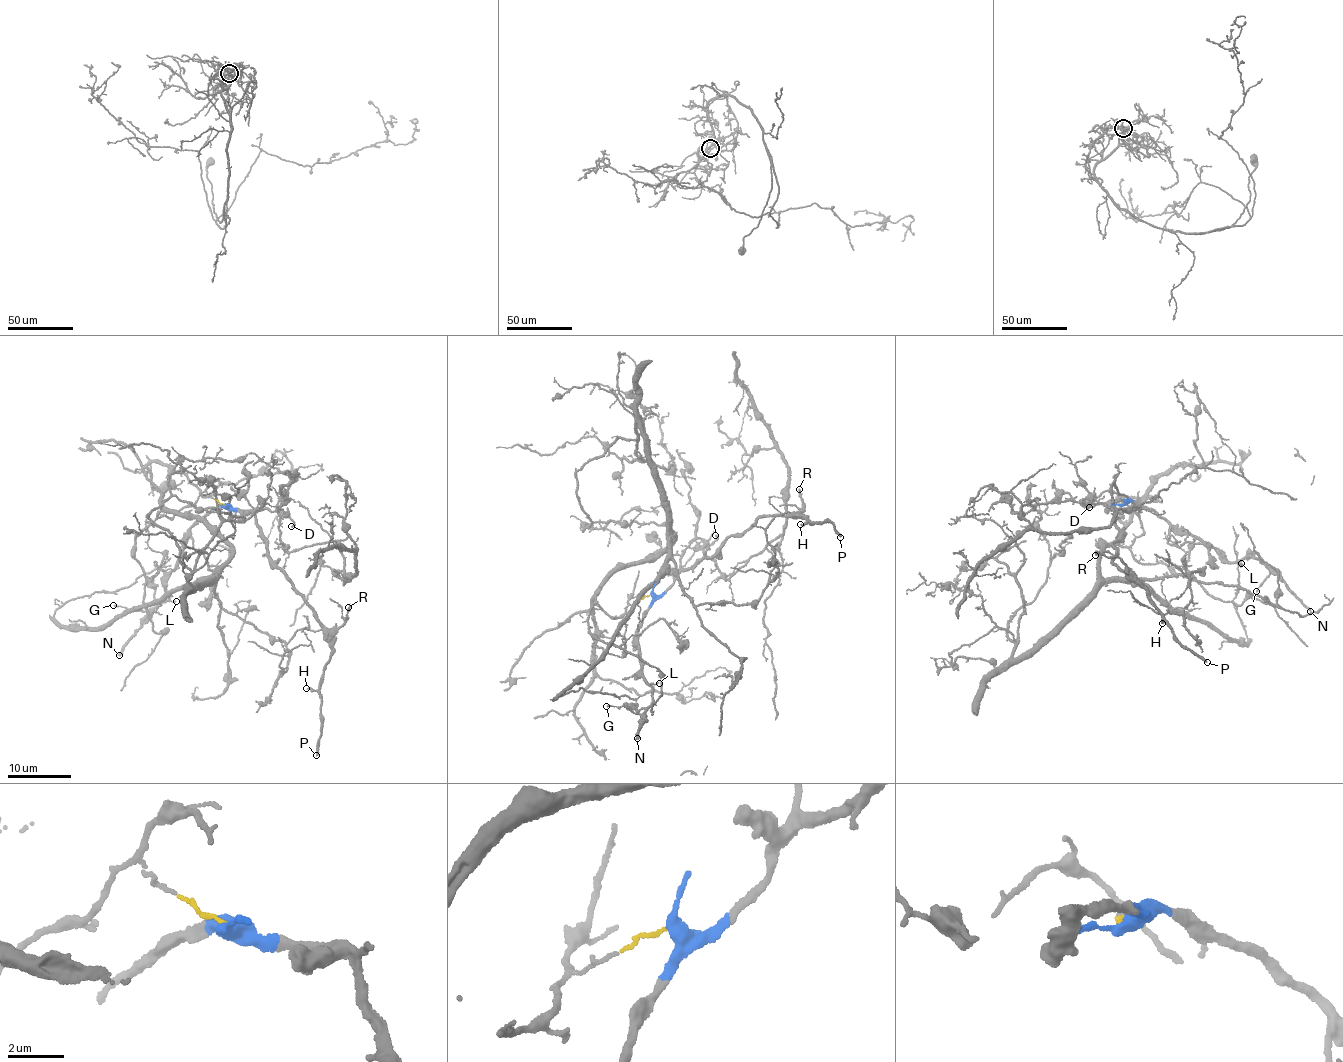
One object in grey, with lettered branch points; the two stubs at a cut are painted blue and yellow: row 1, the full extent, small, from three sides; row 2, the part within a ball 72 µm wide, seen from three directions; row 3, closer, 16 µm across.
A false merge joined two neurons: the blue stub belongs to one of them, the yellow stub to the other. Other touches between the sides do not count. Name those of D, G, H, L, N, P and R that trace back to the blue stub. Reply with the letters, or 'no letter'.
D, G, H, L, N, P, R

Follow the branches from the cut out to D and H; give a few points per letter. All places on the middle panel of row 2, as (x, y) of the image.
D: (652, 594), (659, 596), (669, 586), (682, 552), (698, 538), (711, 543), (717, 538), (715, 534)
H: (652, 594), (659, 596), (681, 571), (714, 554), (730, 536), (757, 519), (790, 512), (810, 521), (800, 524)

